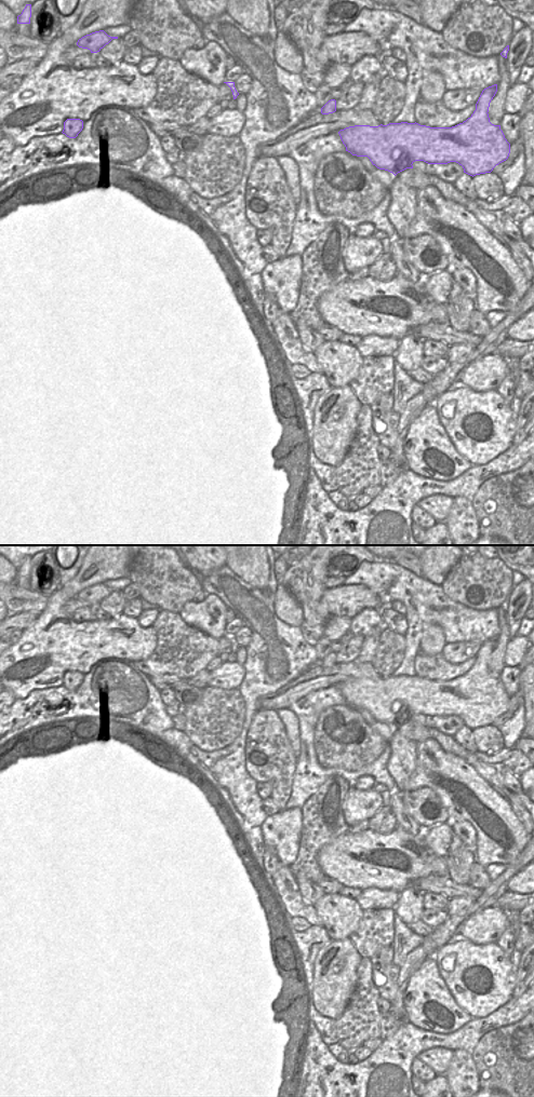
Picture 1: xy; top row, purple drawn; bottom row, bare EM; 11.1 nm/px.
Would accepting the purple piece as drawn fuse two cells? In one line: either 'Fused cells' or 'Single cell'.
Single cell

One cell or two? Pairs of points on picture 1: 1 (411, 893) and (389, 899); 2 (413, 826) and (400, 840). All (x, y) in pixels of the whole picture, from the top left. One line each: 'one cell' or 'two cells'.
1: two cells
2: two cells

